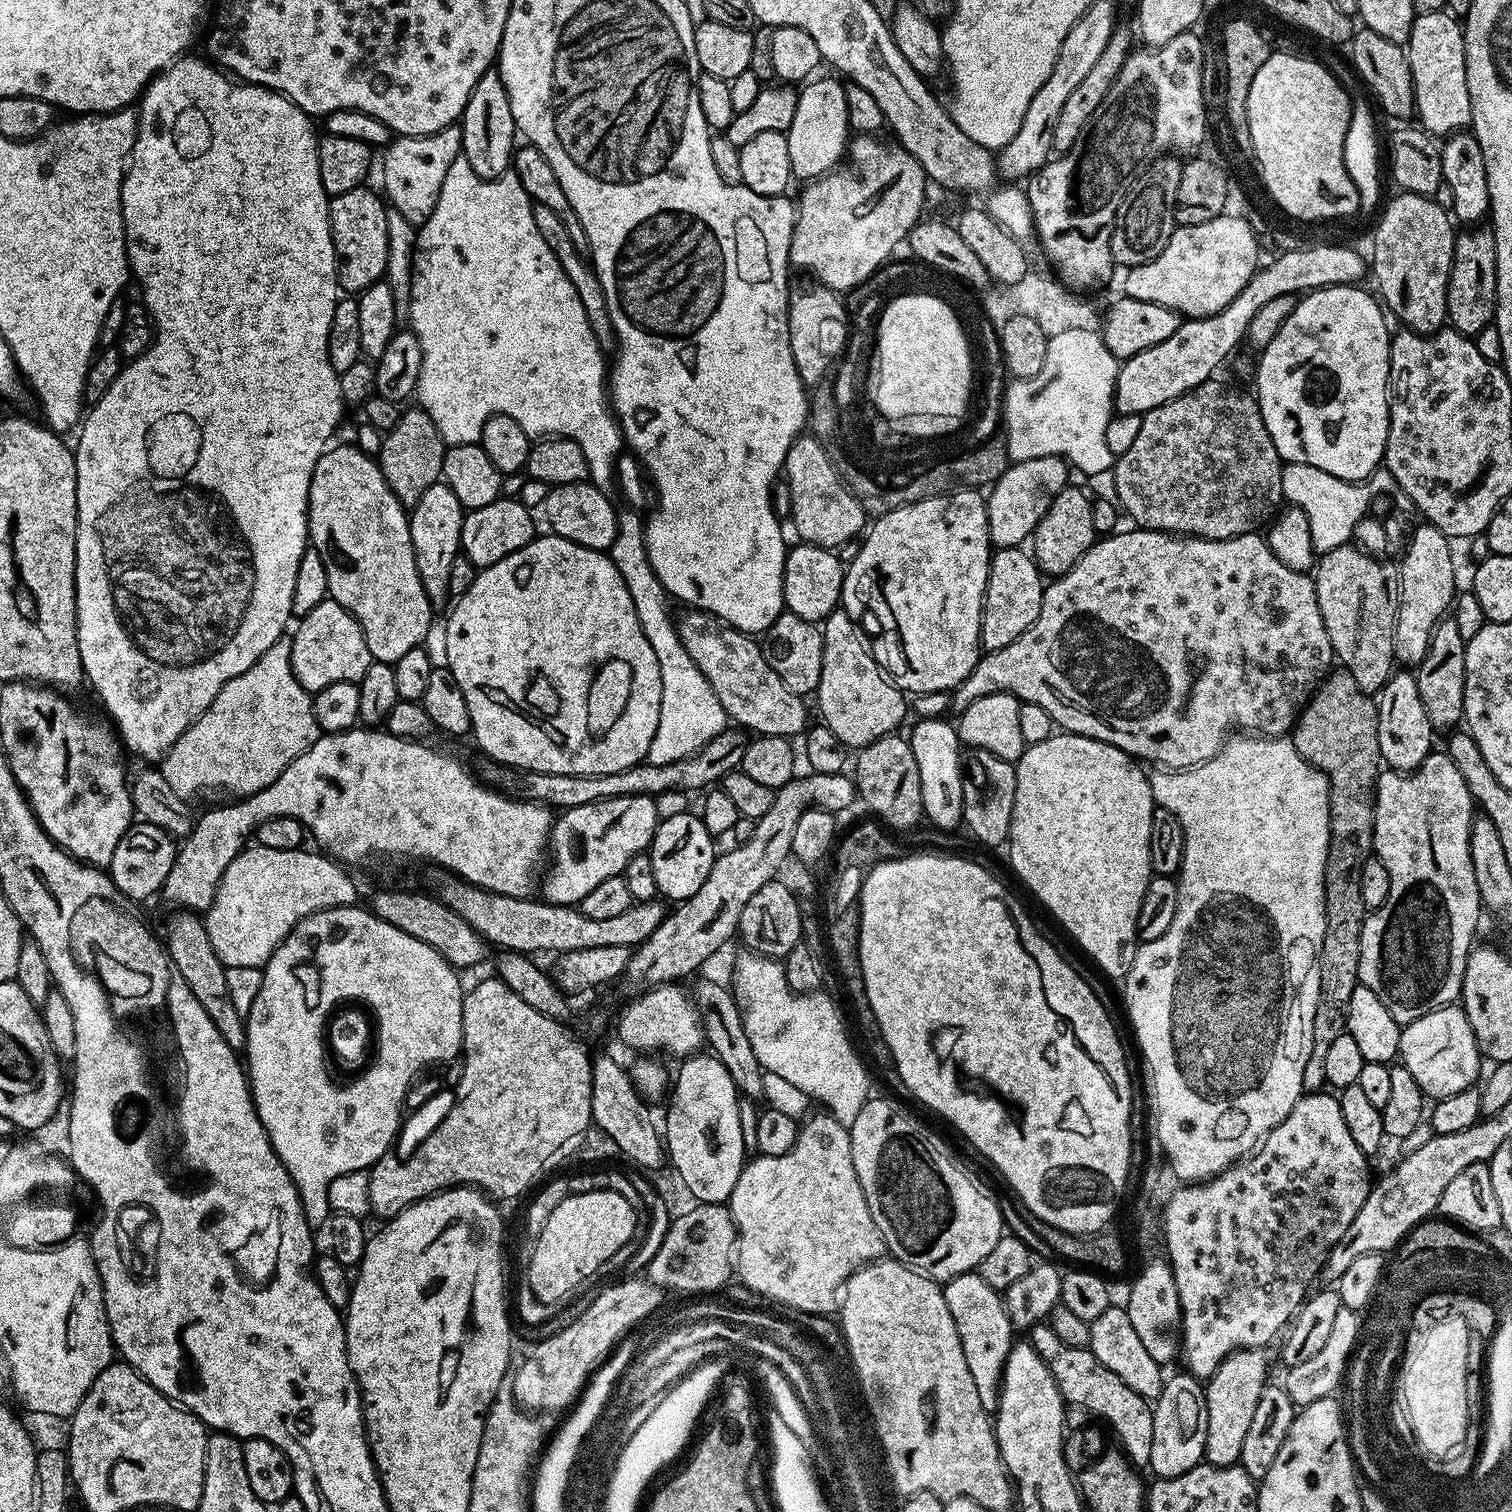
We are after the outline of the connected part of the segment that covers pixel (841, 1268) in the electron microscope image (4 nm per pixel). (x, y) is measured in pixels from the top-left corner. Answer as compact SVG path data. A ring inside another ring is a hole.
M820 1115L800 1124L796 1142L786 1154L749 1159L738 1182L734 1182L726 1207L736 1224L734 1272L739 1283L776 1301L777 1305L785 1304L800 1312L828 1314L834 1308L832 1295L835 1292L837 1295L858 1269L881 1259L886 1249L874 1218L870 1218L870 1206L866 1206L866 1194L862 1194L854 1170L850 1131L834 1117Z

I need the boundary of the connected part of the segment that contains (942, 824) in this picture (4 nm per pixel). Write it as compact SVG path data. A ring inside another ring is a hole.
M917 719L912 728L910 743L914 750L914 762L918 762L918 774L922 778L922 806L927 823L932 823L933 829L948 828L944 830L956 830L961 827L964 818L964 807L962 806L962 774L960 765L962 763L962 745L960 735L947 719L922 720Z

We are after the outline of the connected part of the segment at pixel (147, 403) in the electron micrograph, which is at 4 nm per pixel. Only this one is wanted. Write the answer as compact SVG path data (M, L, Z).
M193 54L185 55L176 60L169 68L165 68L160 75L155 76L144 89L138 101L138 115L136 118L136 141L132 147L131 157L126 165L124 181L120 197L122 198L122 218L124 219L124 237L128 243L128 266L134 280L141 284L140 292L142 303L147 306L148 312L152 315L154 335L152 347L140 355L137 360L129 360L124 369L114 378L114 386L102 394L97 404L87 409L82 420L82 427L79 429L80 441L74 444L74 455L76 458L76 493L78 494L78 518L76 519L76 629L78 630L78 654L82 658L82 666L87 683L92 683L98 699L104 703L106 711L112 715L116 723L115 731L122 741L123 747L140 756L145 756L145 761L156 762L167 753L169 748L178 742L178 738L188 729L196 719L203 714L218 698L218 690L230 682L230 678L238 678L274 642L278 642L281 636L285 635L288 620L293 619L292 599L294 598L294 578L298 578L298 562L302 558L305 548L309 547L308 538L308 495L310 494L310 482L314 474L314 466L318 466L318 458L327 452L333 443L332 435L344 416L346 405L344 395L340 389L340 377L330 366L330 354L328 353L328 339L330 338L330 322L334 318L334 306L338 299L338 257L336 247L332 241L330 230L330 218L328 217L329 194L322 186L322 178L318 170L318 135L313 117L294 102L281 96L279 92L273 92L271 88L263 88L260 84L241 82L231 75L225 74L215 63L207 59L199 60Z

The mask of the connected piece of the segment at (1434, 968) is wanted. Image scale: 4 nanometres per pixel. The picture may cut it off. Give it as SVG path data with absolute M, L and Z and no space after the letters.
M1433 750L1412 772L1381 771L1376 779L1374 854L1390 874L1390 894L1382 906L1365 915L1360 943L1360 979L1403 1026L1439 1008L1455 1005L1464 991L1464 971L1482 917L1474 862L1470 858L1470 830L1474 801L1466 778L1450 762L1447 751Z

